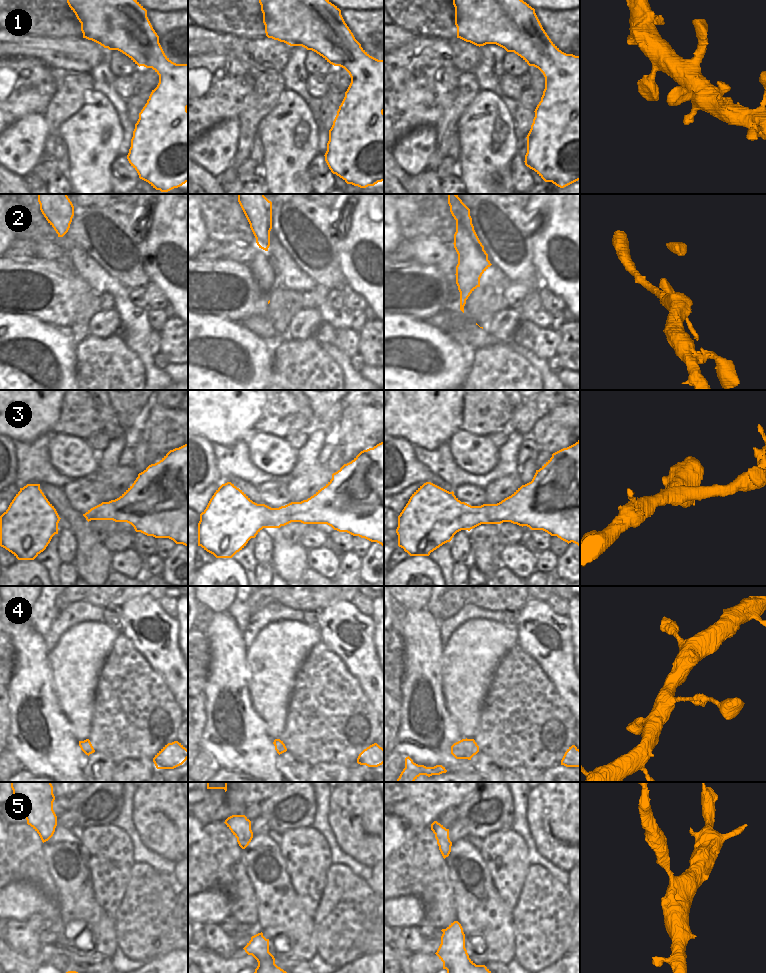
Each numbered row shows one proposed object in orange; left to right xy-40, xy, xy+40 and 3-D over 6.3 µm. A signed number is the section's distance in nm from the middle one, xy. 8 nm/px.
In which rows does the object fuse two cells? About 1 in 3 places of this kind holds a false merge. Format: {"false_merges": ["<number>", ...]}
{"false_merges": ["5"]}

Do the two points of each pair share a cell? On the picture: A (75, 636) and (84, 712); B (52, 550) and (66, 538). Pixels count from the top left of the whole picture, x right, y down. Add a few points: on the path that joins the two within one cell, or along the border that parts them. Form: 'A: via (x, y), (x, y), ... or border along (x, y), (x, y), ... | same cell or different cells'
A: via (77, 655), (79, 693) | same cell
B: border along (57, 534), (57, 554), (62, 561) | different cells

